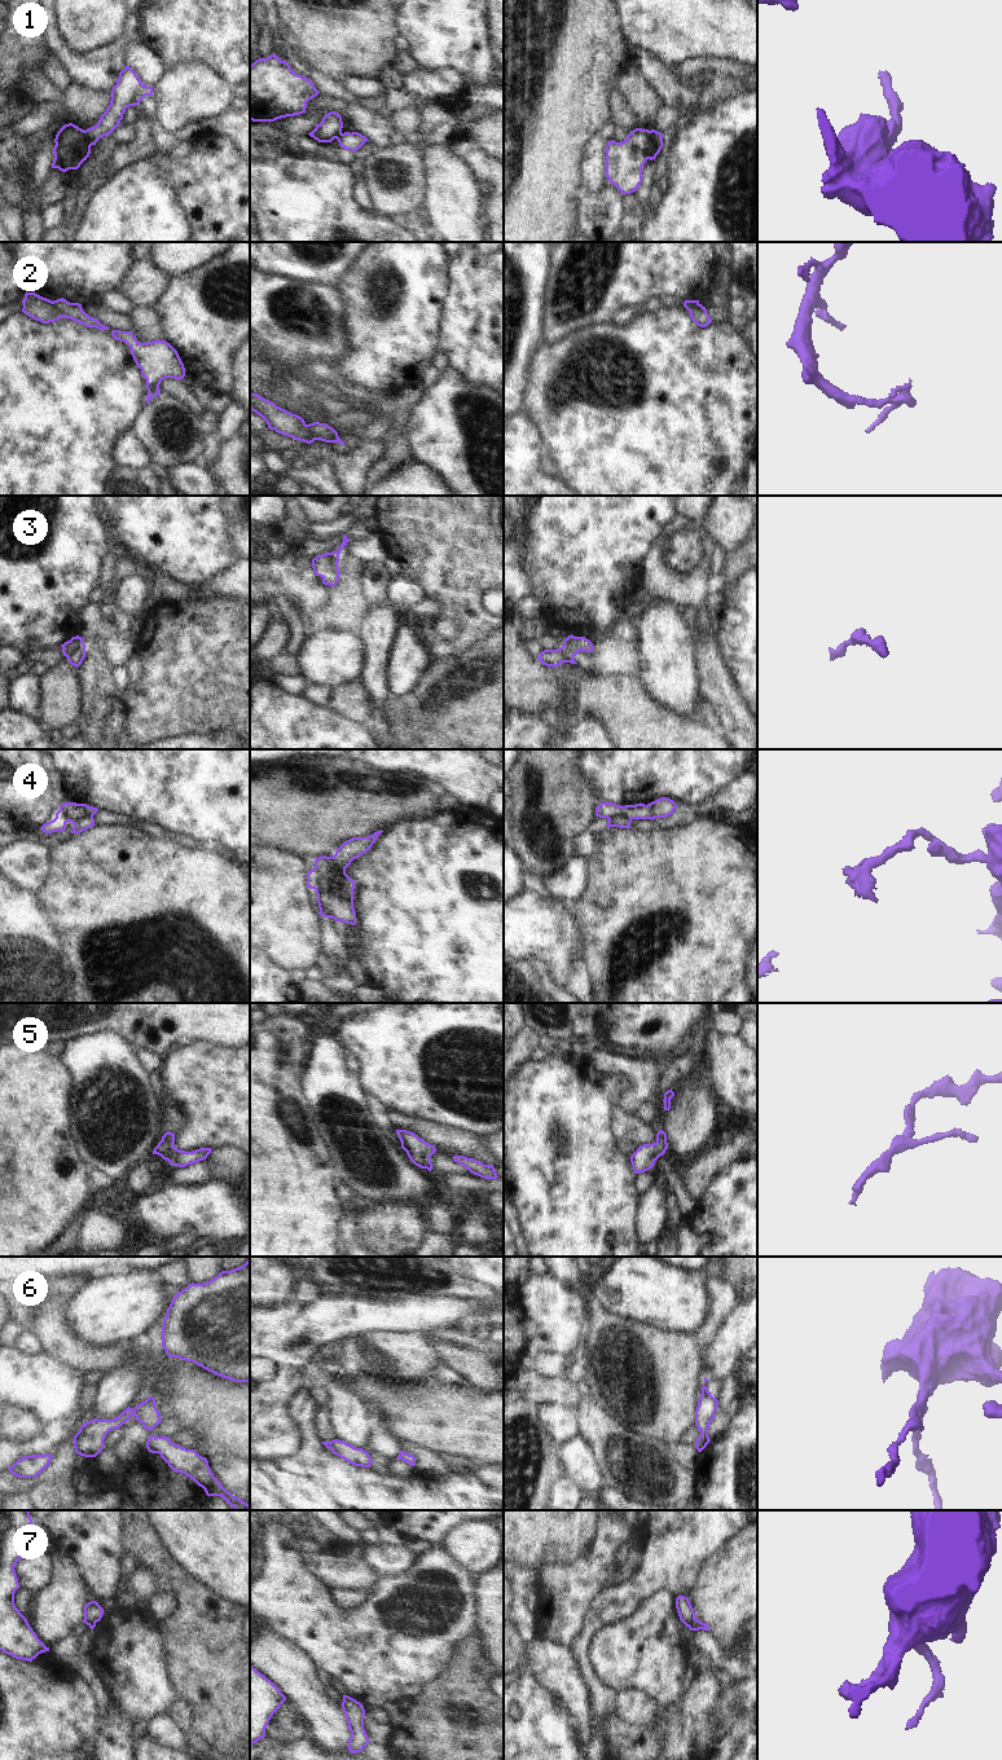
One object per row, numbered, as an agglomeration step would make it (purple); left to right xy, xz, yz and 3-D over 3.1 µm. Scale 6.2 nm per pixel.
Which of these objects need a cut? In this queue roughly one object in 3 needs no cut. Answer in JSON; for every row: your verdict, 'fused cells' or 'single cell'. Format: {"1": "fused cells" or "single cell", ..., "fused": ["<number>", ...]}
{"1": "fused cells", "2": "fused cells", "3": "fused cells", "4": "fused cells", "5": "single cell", "6": "single cell", "7": "fused cells", "fused": ["1", "2", "3", "4", "7"]}

